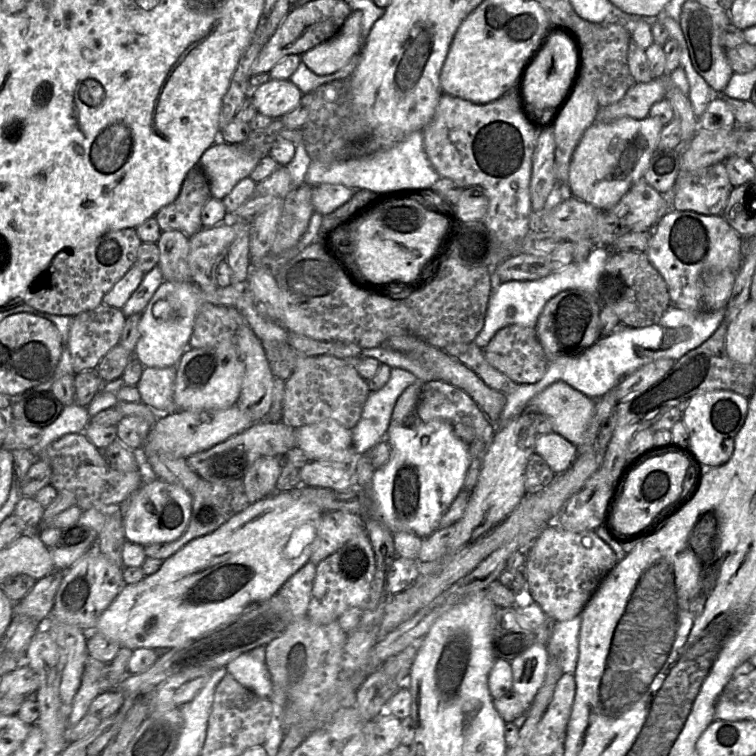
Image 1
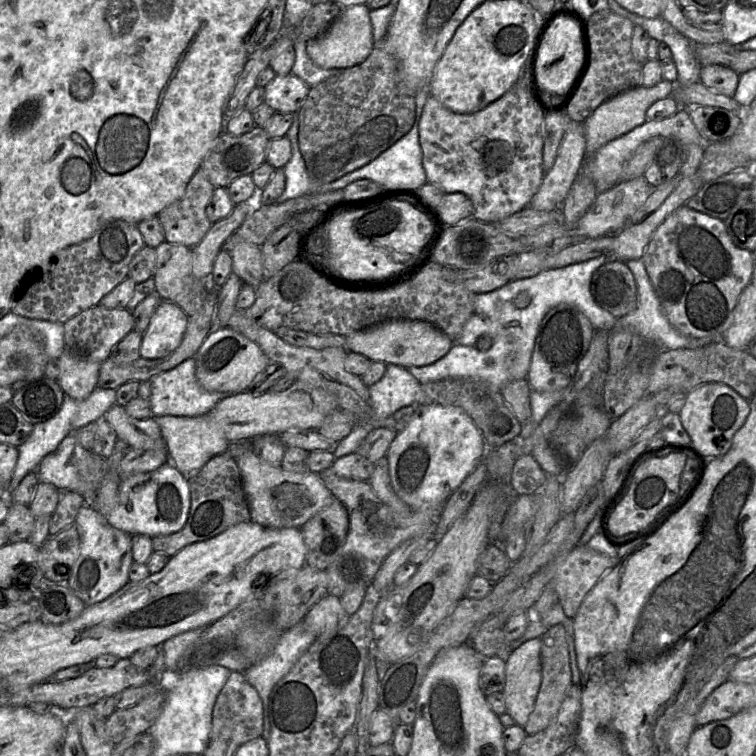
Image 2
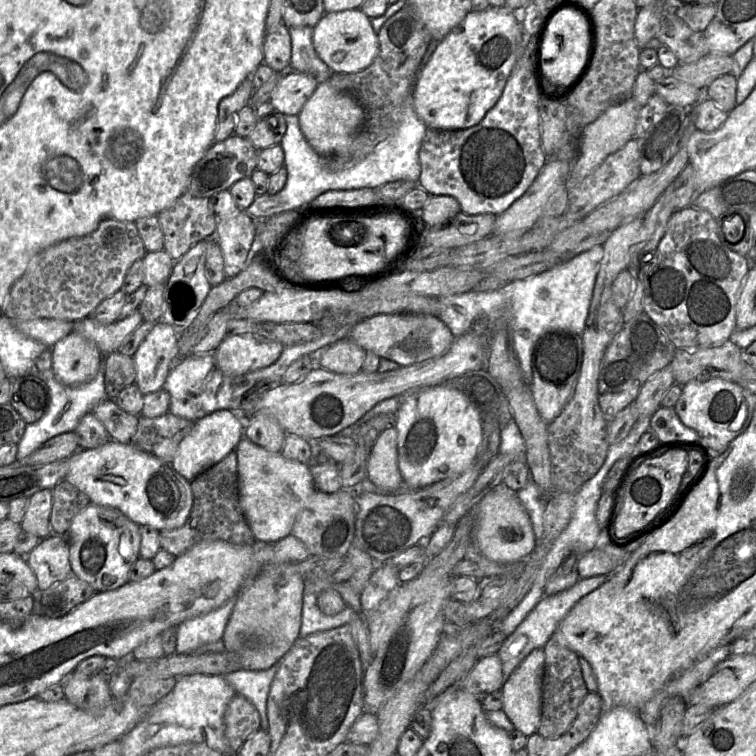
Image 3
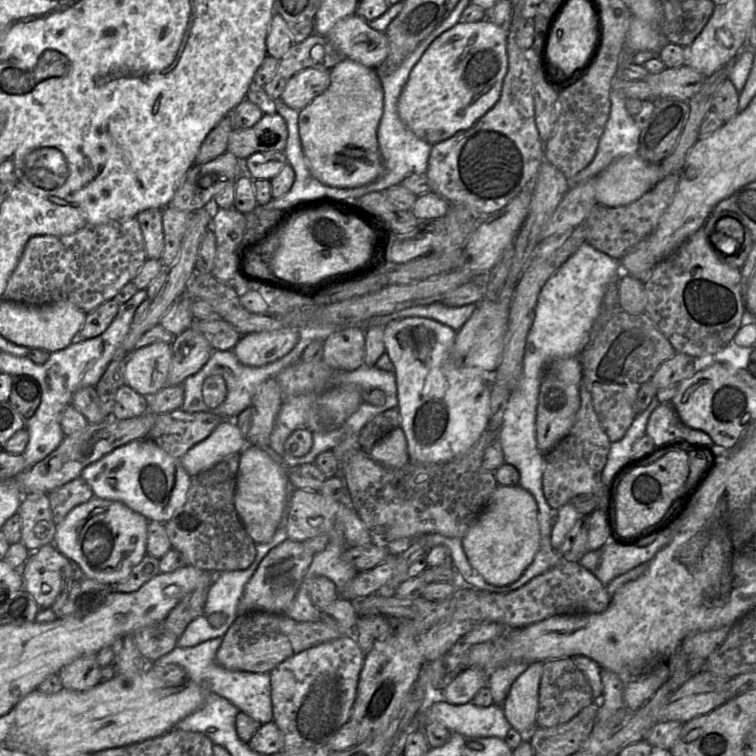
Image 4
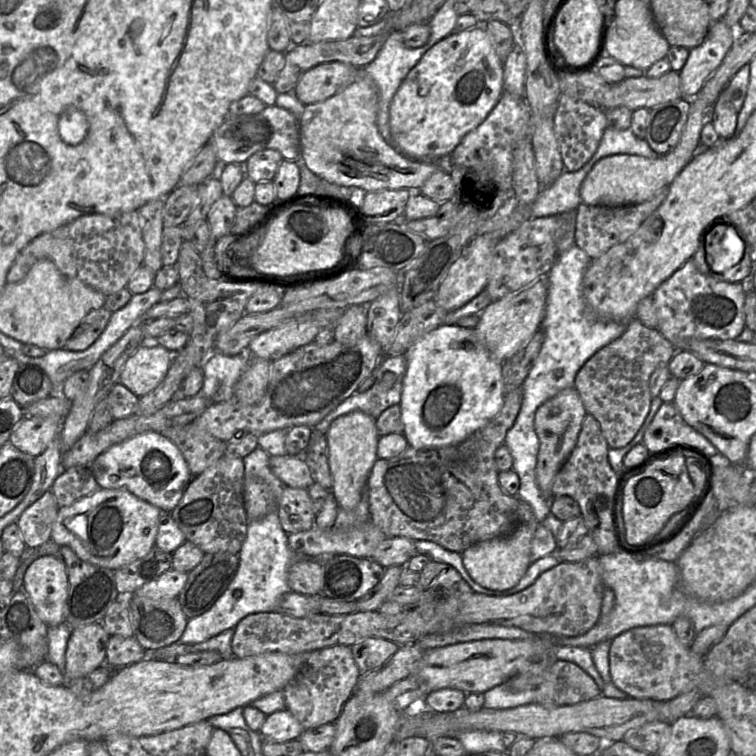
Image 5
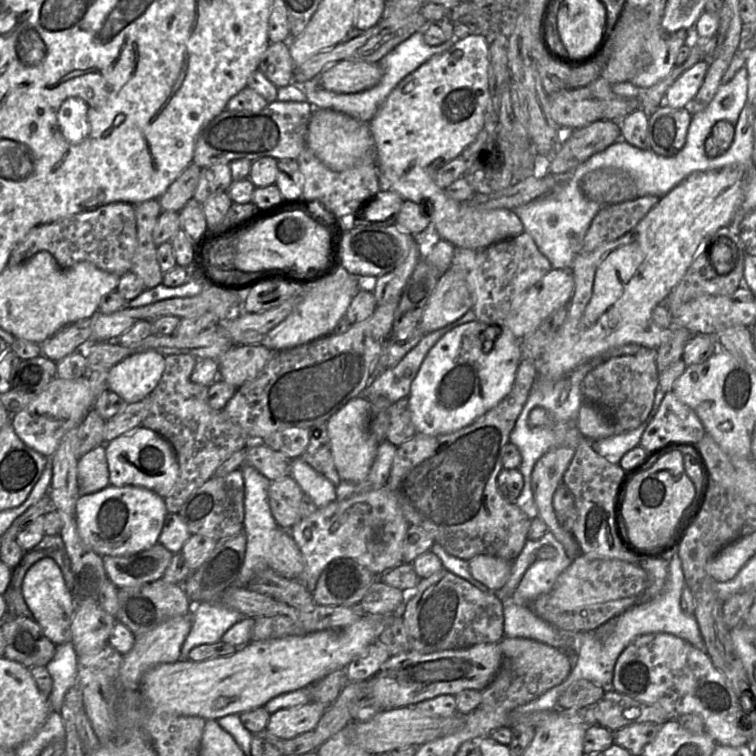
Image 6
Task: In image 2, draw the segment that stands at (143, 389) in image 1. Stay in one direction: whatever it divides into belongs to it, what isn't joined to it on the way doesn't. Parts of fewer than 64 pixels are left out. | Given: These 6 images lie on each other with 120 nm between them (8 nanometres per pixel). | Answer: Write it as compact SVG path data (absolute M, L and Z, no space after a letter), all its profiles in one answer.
M190 357L171 370L162 372L149 380L149 397L153 416L196 417L209 413L224 397L231 394L208 391L198 382L195 374L195 358Z

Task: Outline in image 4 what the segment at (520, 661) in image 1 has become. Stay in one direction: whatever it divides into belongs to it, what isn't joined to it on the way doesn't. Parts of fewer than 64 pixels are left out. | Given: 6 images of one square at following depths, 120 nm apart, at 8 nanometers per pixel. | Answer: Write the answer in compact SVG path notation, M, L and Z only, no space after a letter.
M530 663L526 670L513 682L502 704L505 717L521 734L528 736L536 727L539 702L539 687L543 663Z

